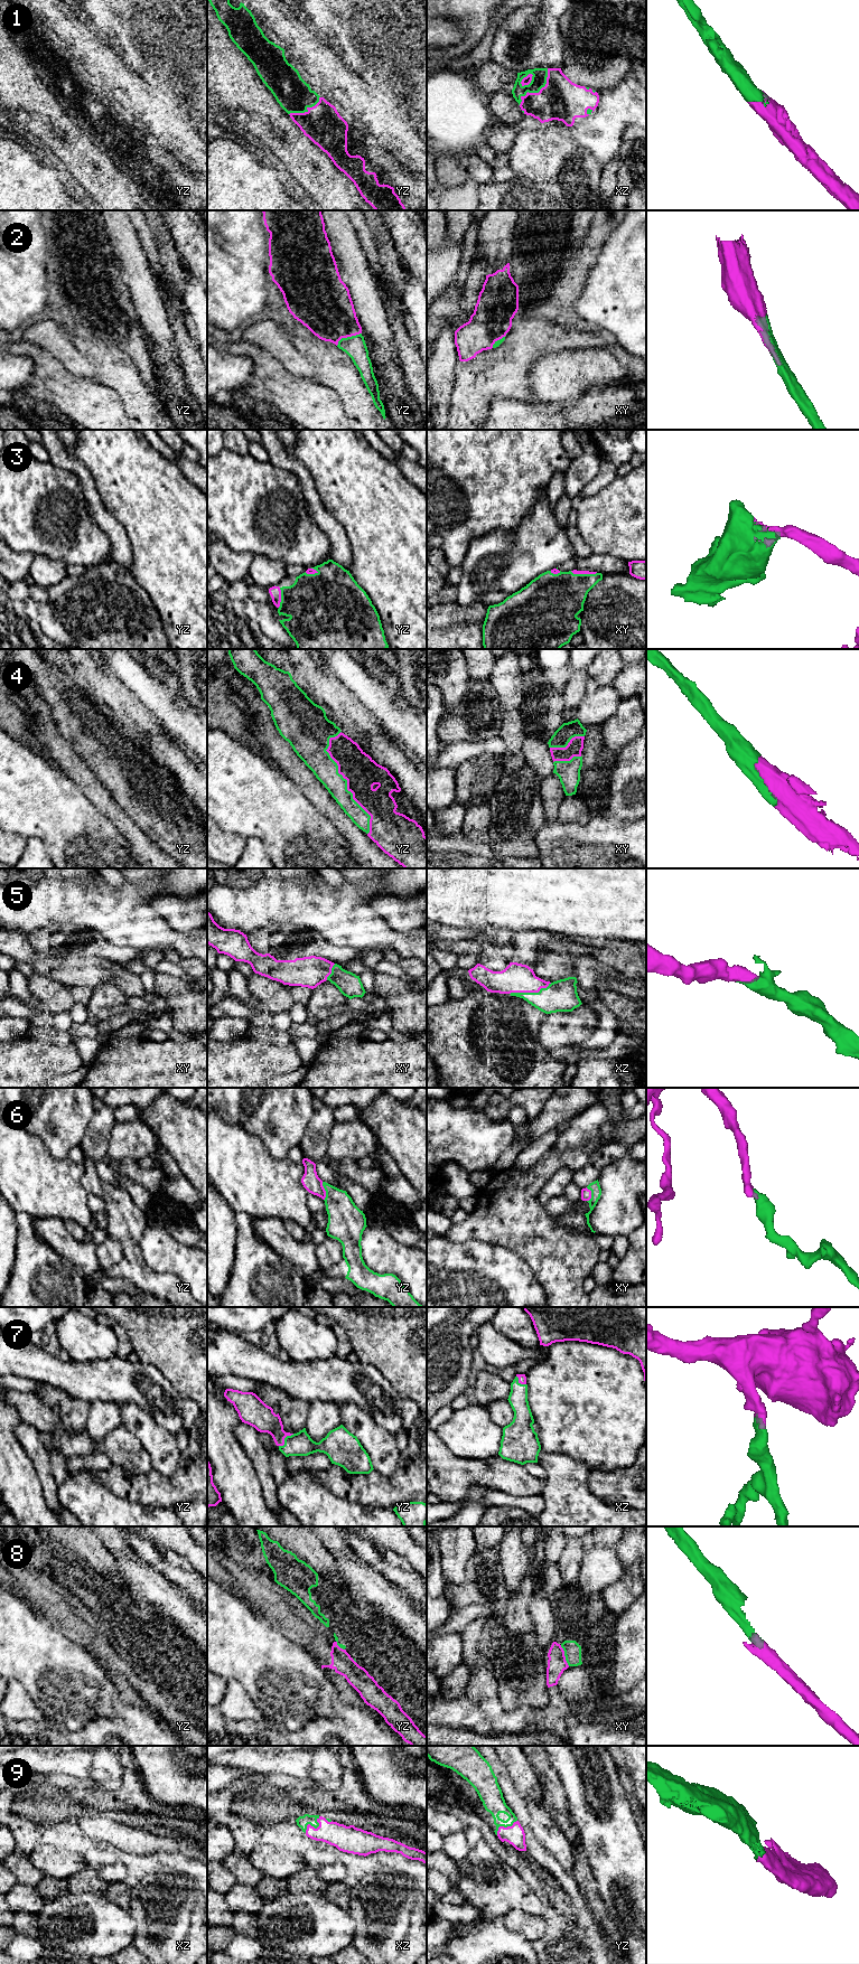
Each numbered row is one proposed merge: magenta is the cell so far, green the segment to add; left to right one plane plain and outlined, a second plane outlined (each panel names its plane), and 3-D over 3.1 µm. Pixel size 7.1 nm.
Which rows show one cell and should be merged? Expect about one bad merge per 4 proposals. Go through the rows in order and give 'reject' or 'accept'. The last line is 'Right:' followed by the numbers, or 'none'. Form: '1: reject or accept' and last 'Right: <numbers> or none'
1: accept
2: accept
3: accept
4: accept
5: accept
6: accept
7: accept
8: reject
9: accept
Right: 1, 2, 3, 4, 5, 6, 7, 9

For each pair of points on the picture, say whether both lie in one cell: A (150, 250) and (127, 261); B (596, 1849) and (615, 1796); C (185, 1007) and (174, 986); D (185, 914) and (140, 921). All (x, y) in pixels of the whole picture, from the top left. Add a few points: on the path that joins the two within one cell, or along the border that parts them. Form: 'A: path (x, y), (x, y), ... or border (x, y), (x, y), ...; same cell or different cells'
A: border (133, 228), (155, 276); different cells
B: path (606, 1835), (606, 1810); same cell
C: path (184, 1002), (175, 992); same cell
D: border (146, 898), (171, 928), (185, 932); different cells

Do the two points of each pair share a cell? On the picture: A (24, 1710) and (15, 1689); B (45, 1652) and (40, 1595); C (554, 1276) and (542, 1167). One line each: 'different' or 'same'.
A: same
B: different
C: same

